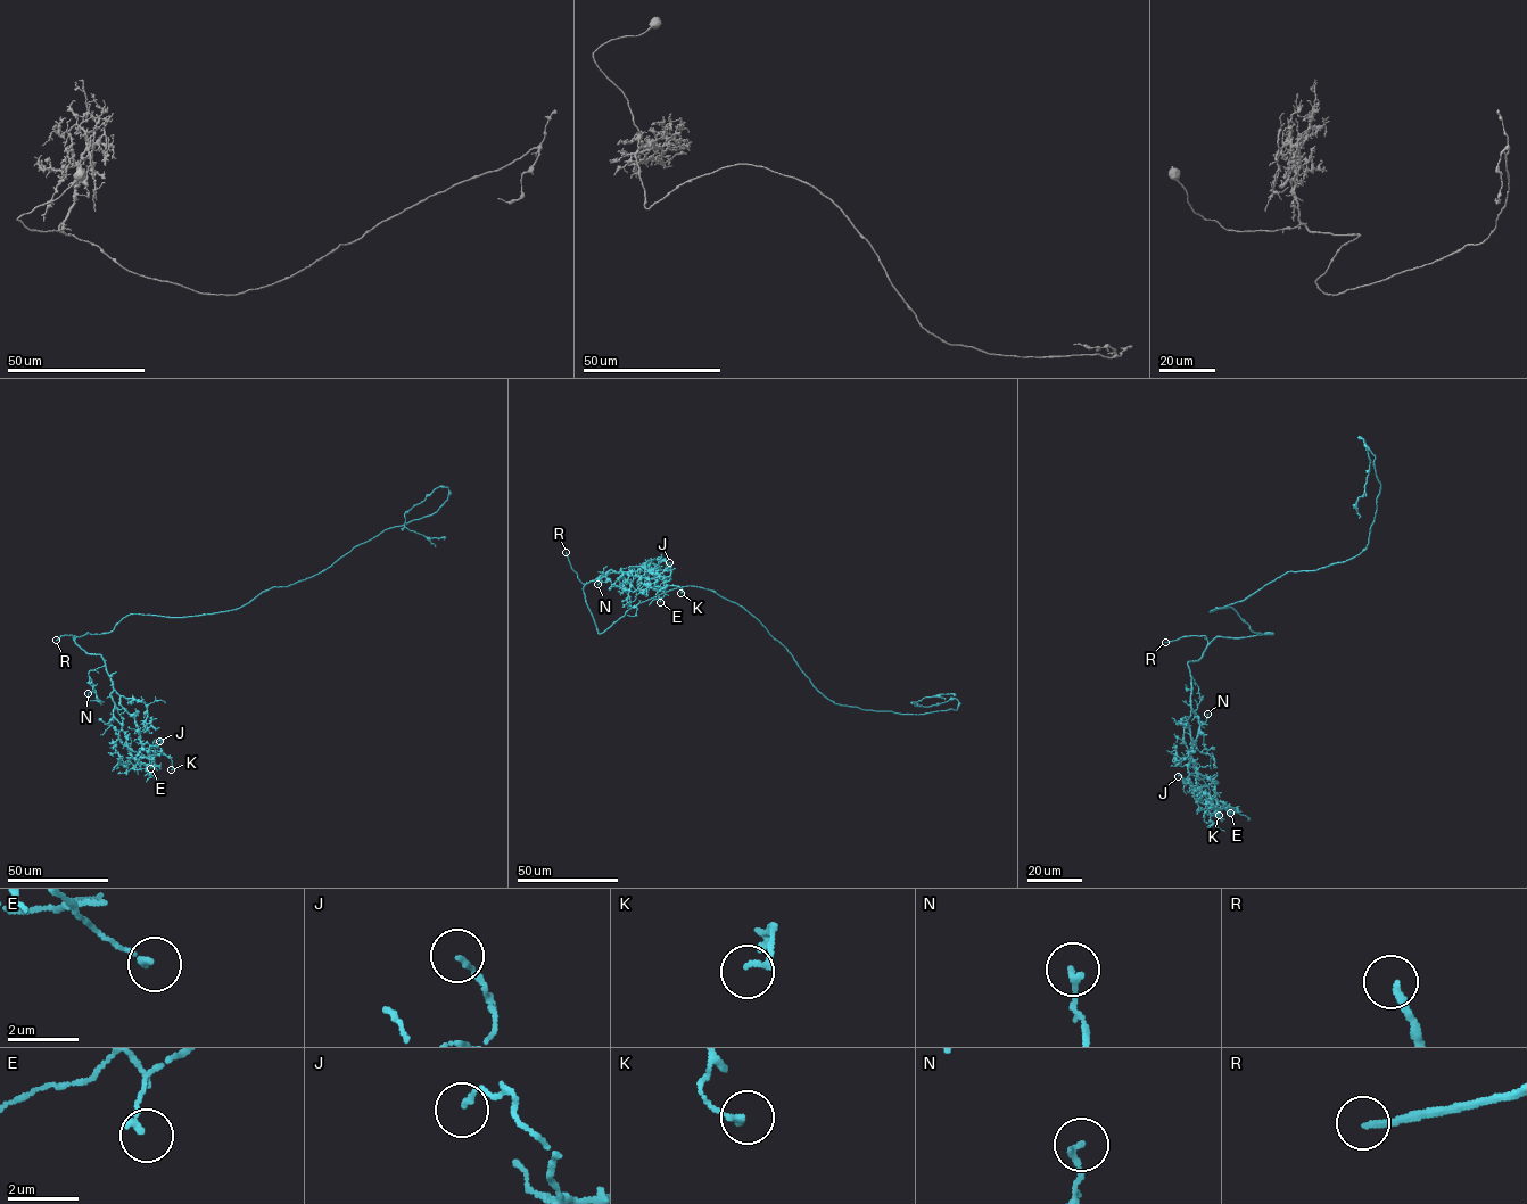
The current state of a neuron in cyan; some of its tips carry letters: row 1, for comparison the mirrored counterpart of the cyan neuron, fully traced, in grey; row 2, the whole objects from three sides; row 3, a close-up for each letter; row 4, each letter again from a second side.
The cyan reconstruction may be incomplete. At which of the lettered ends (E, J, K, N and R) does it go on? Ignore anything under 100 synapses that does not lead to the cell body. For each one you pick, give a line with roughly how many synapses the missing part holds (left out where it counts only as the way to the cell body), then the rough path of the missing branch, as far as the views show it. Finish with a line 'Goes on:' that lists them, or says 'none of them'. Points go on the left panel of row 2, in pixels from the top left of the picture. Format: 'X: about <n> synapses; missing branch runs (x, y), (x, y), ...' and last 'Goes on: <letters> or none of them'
R: missing branch runs (56, 640), (34, 644), (29, 650), (39, 646), (55, 651), (72, 642)
Goes on: R

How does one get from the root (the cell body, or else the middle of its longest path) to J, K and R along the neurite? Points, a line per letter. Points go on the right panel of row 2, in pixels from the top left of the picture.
J: (1235, 602), (1210, 611), (1231, 608), (1272, 633), (1215, 637), (1188, 662), (1194, 789), (1178, 776)
K: (1235, 602), (1210, 611), (1231, 608), (1252, 631), (1272, 633), (1215, 637), (1188, 662), (1188, 780), (1219, 815)
R: (1235, 602), (1210, 611), (1231, 608), (1252, 631), (1272, 633), (1218, 636), (1208, 643), (1205, 636), (1165, 642)

